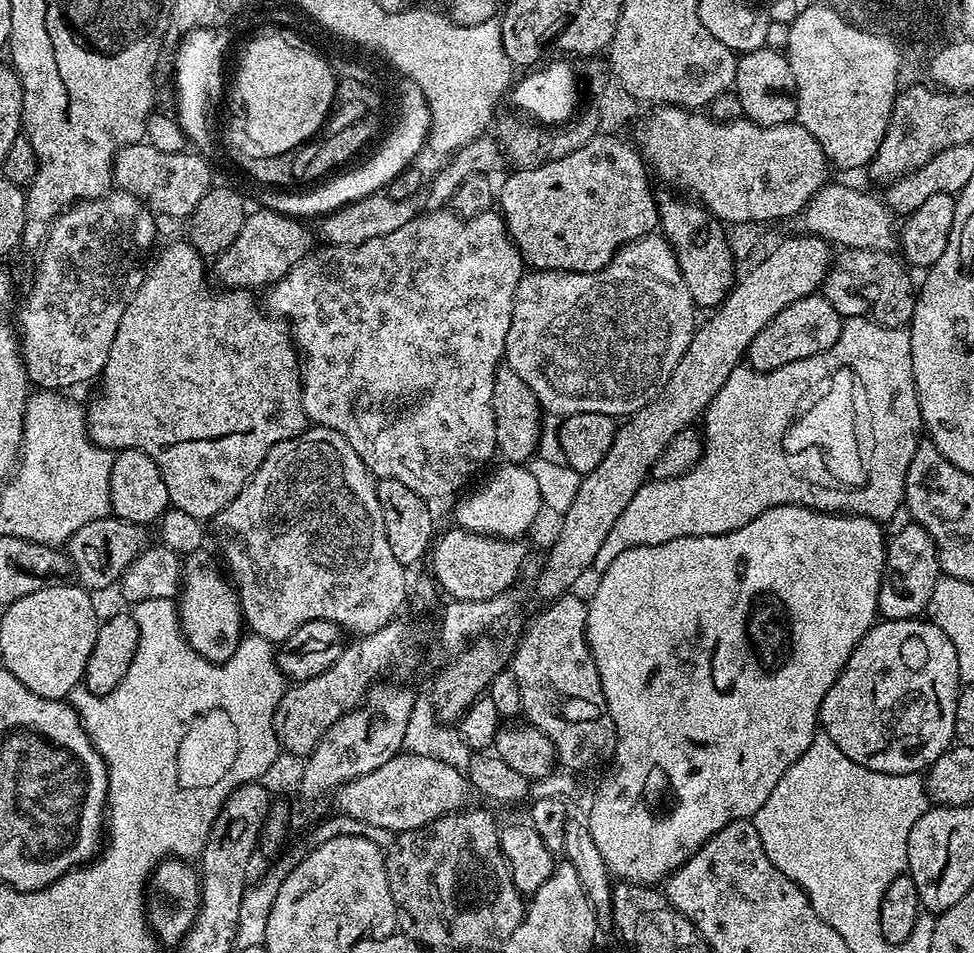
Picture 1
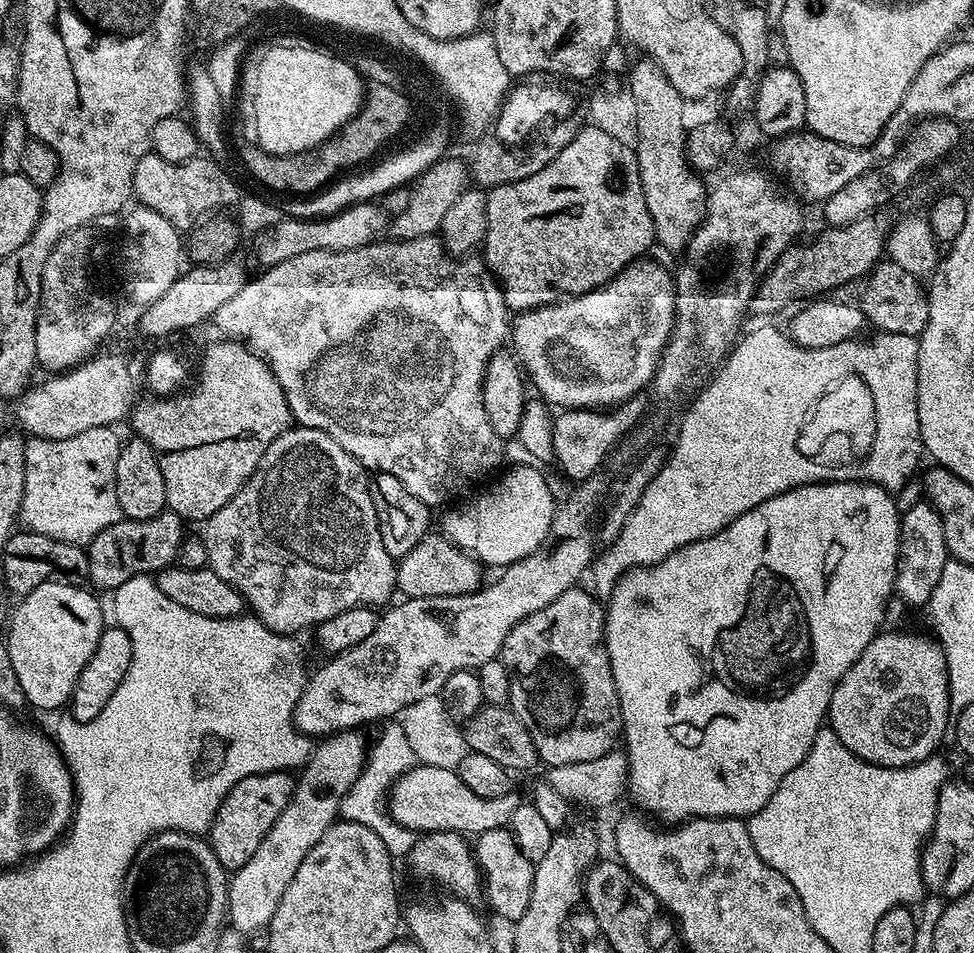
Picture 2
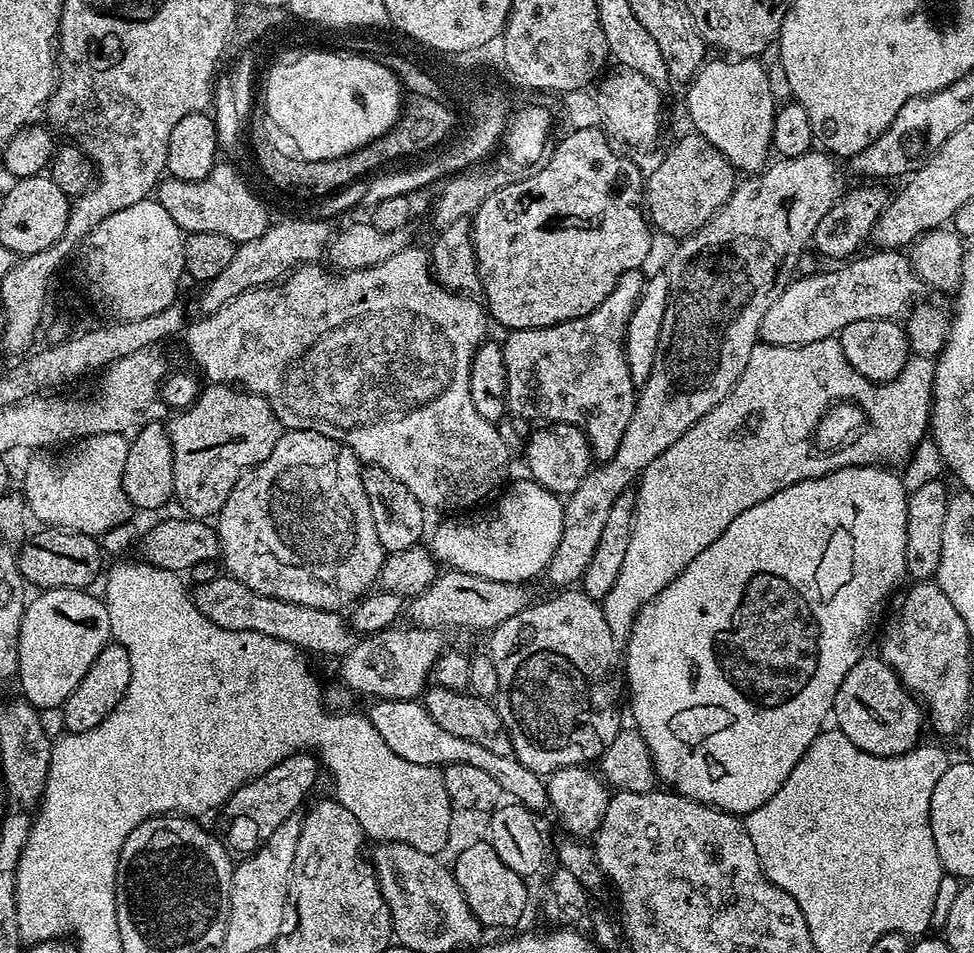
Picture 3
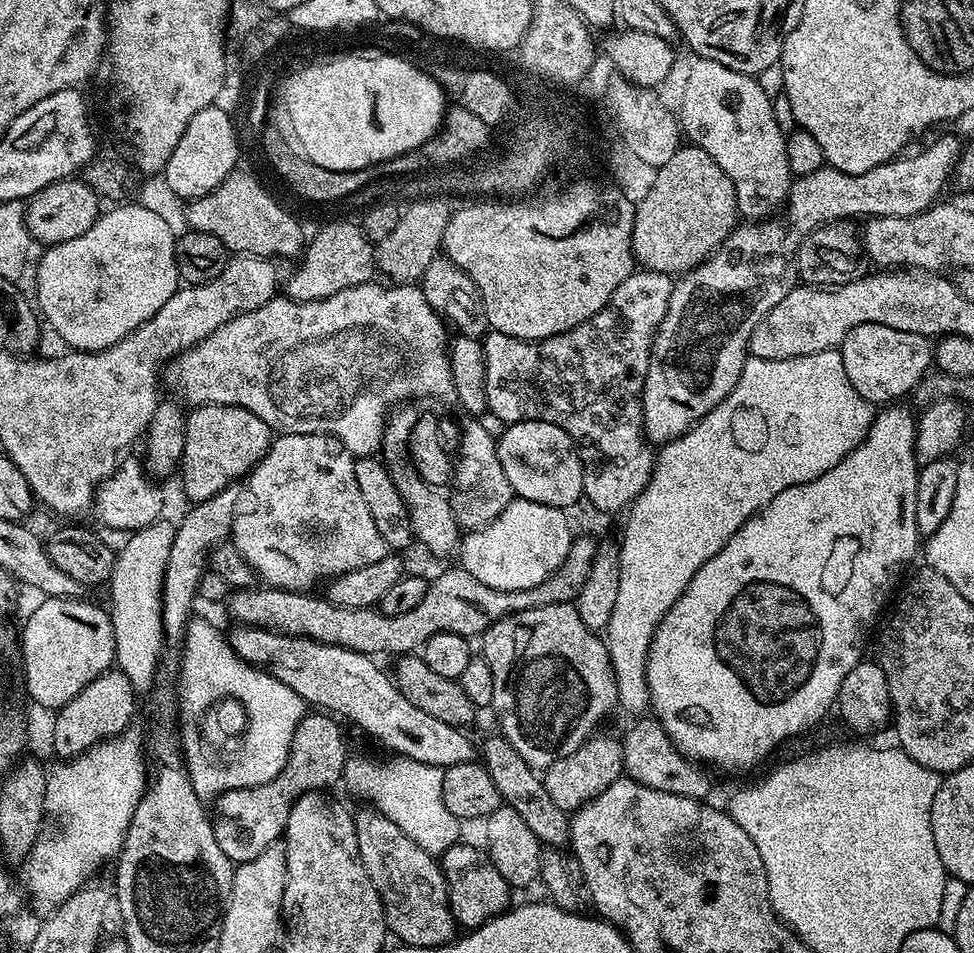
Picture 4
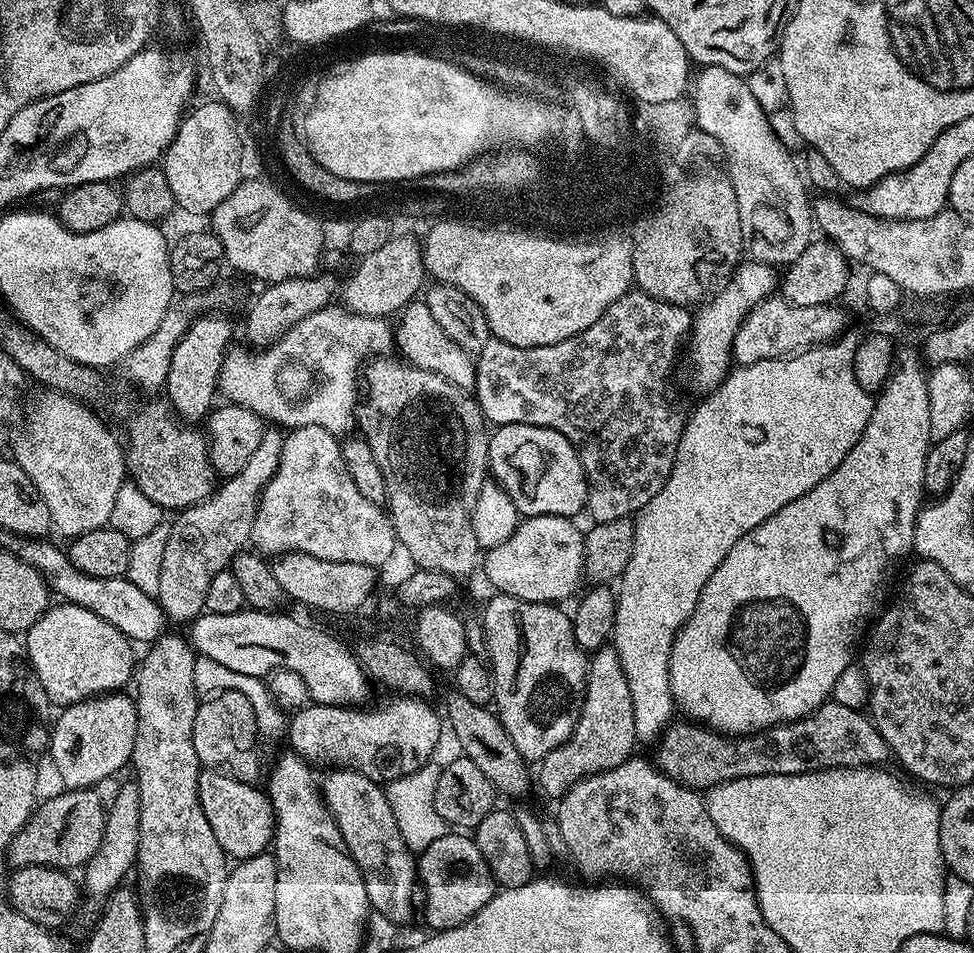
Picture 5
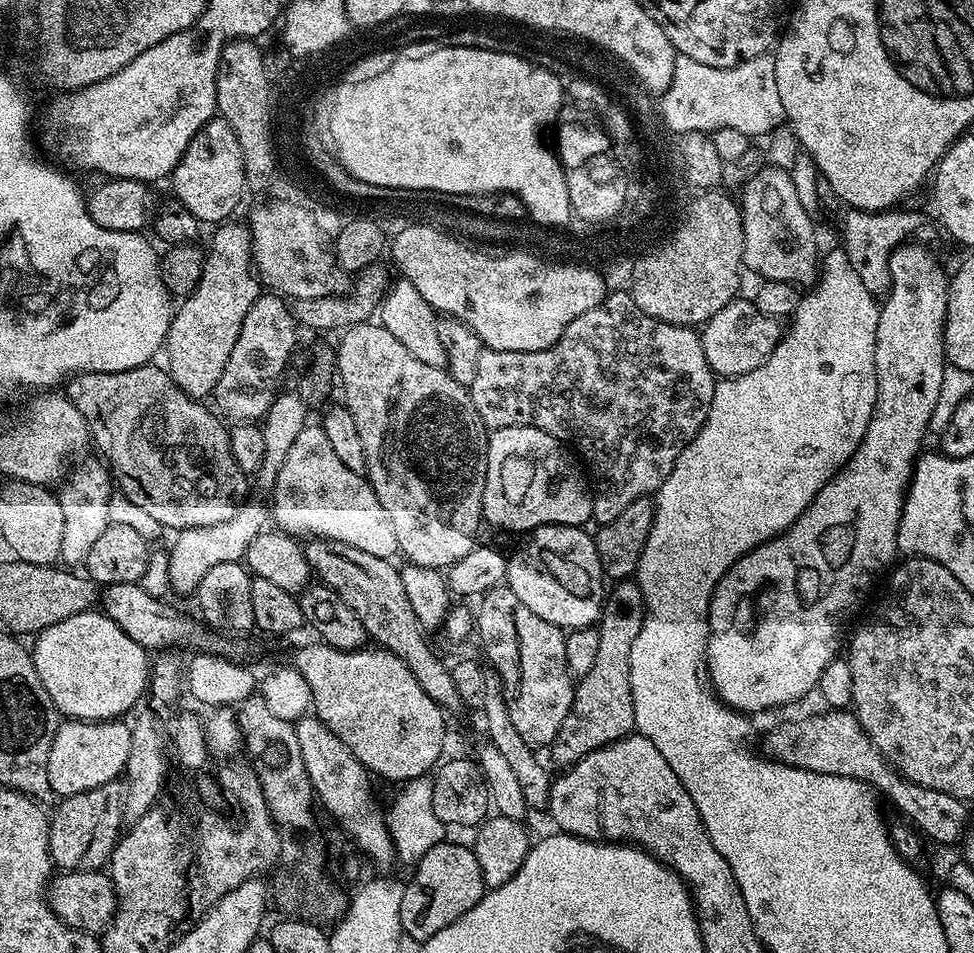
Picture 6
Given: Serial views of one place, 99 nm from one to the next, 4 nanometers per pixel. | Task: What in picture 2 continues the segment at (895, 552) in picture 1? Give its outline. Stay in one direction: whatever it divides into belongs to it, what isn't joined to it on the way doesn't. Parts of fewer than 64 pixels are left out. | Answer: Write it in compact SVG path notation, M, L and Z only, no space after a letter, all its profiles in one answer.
M921 502L901 515L900 549L894 589L898 600L900 596L902 603L923 609L930 594L934 594L934 586L938 586L938 578L942 578L942 566L946 566L949 558L946 534L942 534L942 518L938 518L938 510L934 510L932 504Z

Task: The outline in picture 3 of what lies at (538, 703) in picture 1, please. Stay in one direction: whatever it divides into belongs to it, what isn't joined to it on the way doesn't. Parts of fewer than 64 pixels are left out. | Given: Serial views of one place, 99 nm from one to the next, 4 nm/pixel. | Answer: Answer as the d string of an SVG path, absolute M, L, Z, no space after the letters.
M576 586L557 592L560 592L557 596L552 596L549 600L542 601L541 604L540 601L534 602L526 610L522 610L522 614L514 614L514 618L506 618L506 622L491 629L489 636L492 637L489 638L488 645L486 645L488 656L498 669L498 694L494 697L494 707L510 734L512 755L518 762L522 762L522 766L526 766L526 770L534 770L543 777L557 772L559 768L569 768L575 764L584 766L589 762L599 761L622 727L620 695L623 697L626 692L626 677L622 671L622 648L616 635L610 630L610 625L606 623L606 614L601 601L591 600L583 590Z

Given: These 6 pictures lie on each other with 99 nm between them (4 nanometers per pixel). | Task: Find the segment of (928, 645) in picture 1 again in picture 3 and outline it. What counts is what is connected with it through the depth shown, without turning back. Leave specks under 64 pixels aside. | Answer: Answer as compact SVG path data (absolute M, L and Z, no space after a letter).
M876 654L865 655L854 670L842 678L842 686L838 686L838 694L832 703L832 716L836 720L835 727L846 734L846 738L850 738L858 750L866 750L866 754L875 756L896 756L912 750L921 743L920 731L926 728L926 712L920 701L905 688L894 669Z

